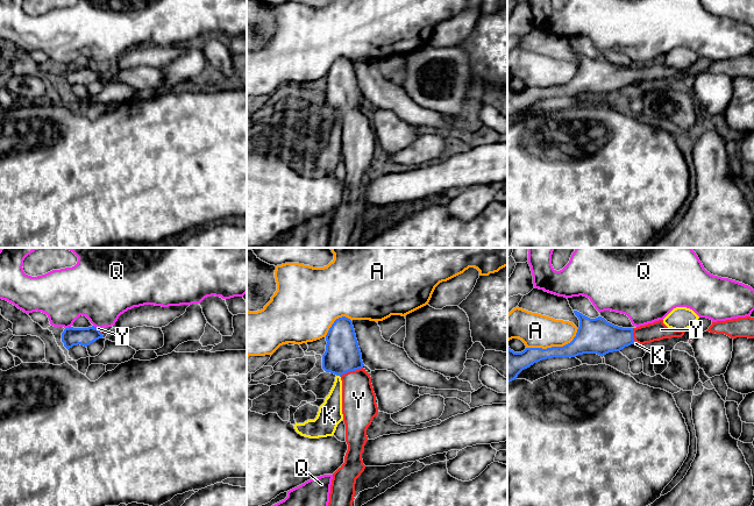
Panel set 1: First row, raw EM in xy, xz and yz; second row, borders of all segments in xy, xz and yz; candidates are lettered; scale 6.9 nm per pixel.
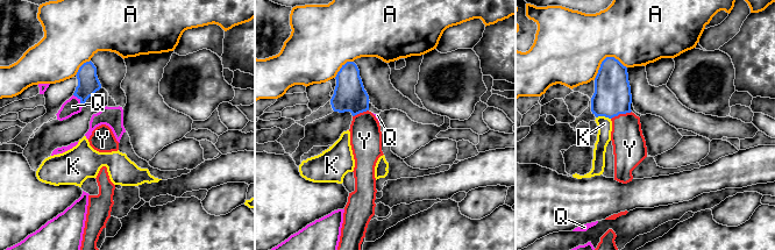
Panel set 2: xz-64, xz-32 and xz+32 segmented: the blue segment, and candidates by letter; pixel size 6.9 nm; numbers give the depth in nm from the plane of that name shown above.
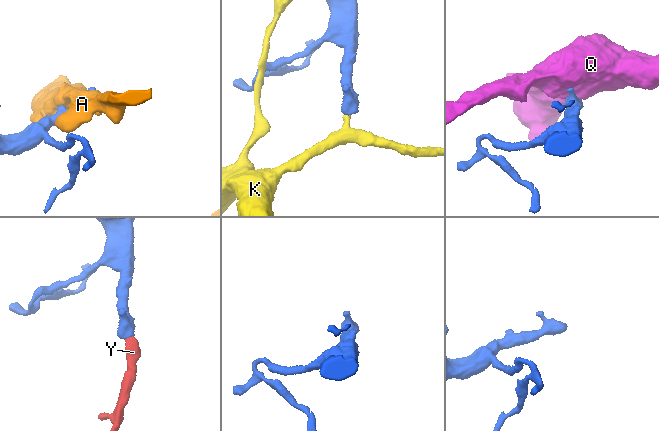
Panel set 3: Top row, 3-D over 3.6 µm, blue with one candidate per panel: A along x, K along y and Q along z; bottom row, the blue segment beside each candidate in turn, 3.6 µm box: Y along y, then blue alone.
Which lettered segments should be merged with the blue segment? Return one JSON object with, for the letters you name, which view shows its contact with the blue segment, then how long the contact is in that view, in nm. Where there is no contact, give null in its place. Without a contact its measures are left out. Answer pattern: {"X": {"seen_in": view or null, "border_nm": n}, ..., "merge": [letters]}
{"Y": {"seen_in": "xz", "border_nm": 170}, "merge": ["Y"]}

